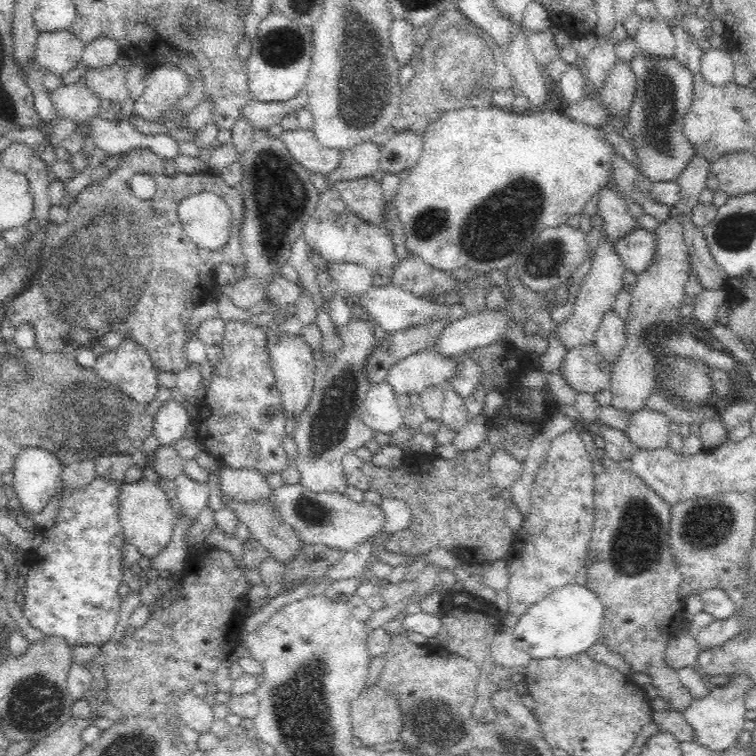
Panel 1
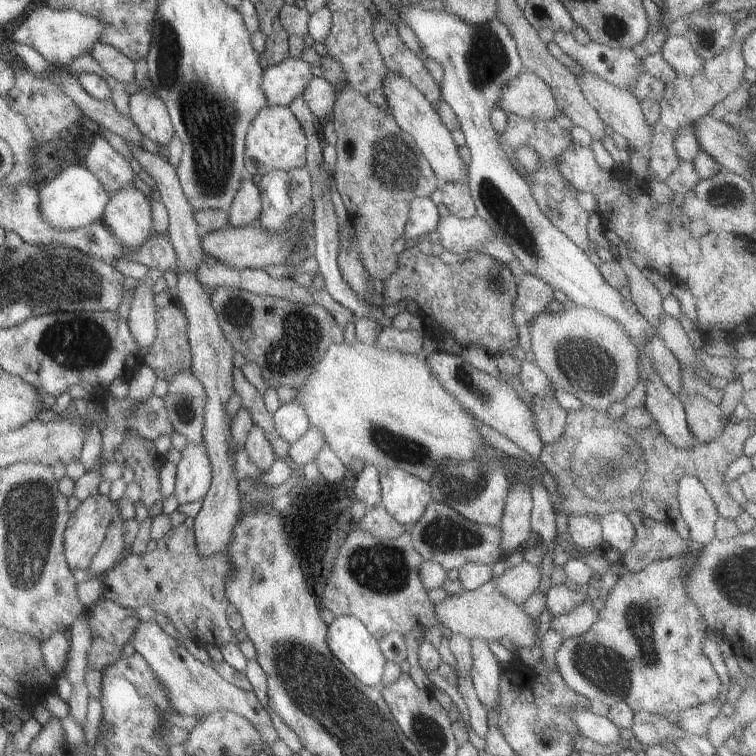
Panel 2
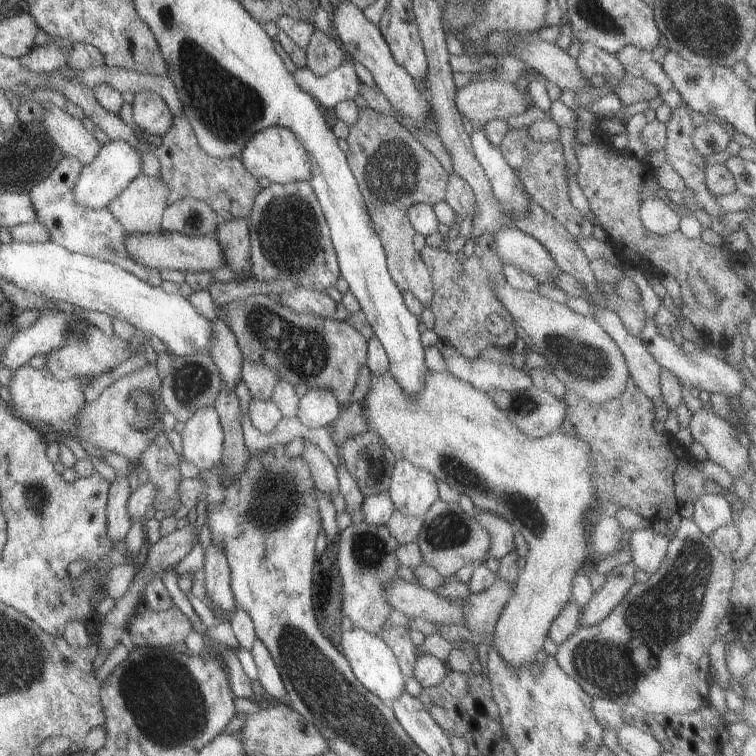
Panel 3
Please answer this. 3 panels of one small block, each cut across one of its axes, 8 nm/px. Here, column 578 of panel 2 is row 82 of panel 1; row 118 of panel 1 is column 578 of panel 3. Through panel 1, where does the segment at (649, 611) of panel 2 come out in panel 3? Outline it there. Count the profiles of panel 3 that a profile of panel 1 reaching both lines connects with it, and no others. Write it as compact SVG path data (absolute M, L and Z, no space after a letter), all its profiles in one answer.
M681 519L679 526L674 530L664 559L659 568L654 570L645 582L635 582L623 597L623 600L605 615L603 620L592 625L578 625L575 632L572 632L558 647L553 655L557 666L568 677L571 677L591 698L597 697L615 701L620 707L633 705L645 712L645 714L663 713L664 715L688 713L699 708L699 705L706 703L706 693L709 681L709 659L707 650L709 645L717 638L715 627L722 618L730 612L730 588L734 577L732 566L732 555L722 553L710 540L695 526L691 519Z

